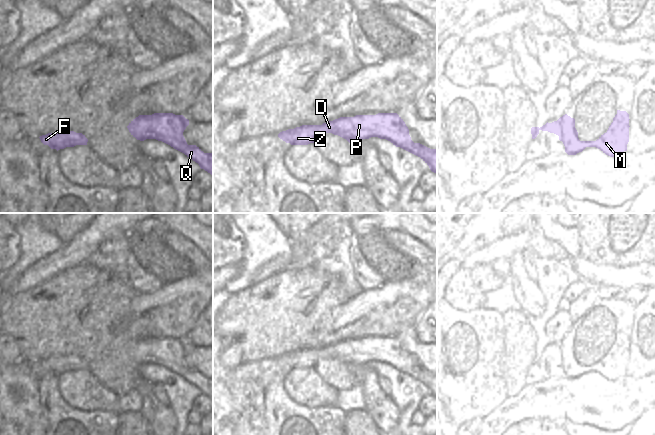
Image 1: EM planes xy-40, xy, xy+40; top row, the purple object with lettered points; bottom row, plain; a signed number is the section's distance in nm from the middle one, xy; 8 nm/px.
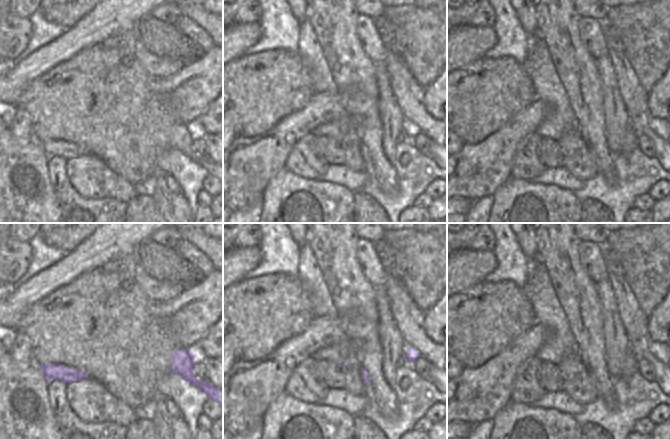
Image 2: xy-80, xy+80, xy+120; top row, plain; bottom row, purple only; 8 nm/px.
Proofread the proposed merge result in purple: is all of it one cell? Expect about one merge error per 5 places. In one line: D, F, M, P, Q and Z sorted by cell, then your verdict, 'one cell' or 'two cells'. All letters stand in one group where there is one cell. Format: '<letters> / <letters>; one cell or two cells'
D F M P Q Z; one cell

